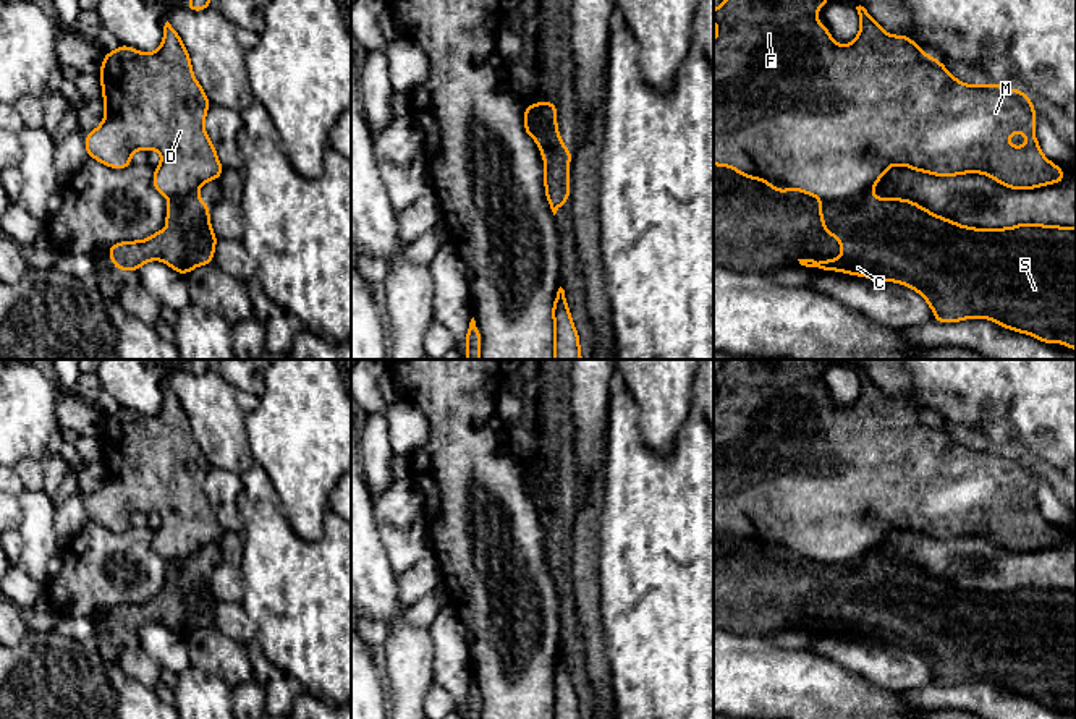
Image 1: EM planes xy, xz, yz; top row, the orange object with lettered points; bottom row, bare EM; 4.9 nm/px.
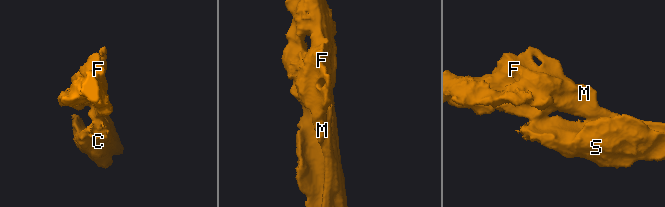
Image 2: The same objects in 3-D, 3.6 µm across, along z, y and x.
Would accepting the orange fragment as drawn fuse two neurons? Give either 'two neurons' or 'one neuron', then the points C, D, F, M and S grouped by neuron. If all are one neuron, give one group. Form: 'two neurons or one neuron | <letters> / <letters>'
two neurons | C S / D F M

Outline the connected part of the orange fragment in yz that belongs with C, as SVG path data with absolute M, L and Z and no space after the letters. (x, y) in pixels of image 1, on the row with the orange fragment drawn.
M861 194L851 199L838 199L835 202L819 204L819 215L822 217L824 233L830 233L843 248L840 259L824 259L820 262L814 259L798 259L801 266L817 267L819 270L838 270L851 275L862 275L874 280L890 280L914 288L924 296L934 311L937 322L958 322L969 317L985 317L1015 332L1029 334L1048 345L1055 345L1060 340L1071 350L1076 350L1076 228L1073 227L1053 227L1037 223L1019 223L1010 228L972 228L963 227L953 220L947 220L924 209L922 206L900 198L879 199L872 194Z

